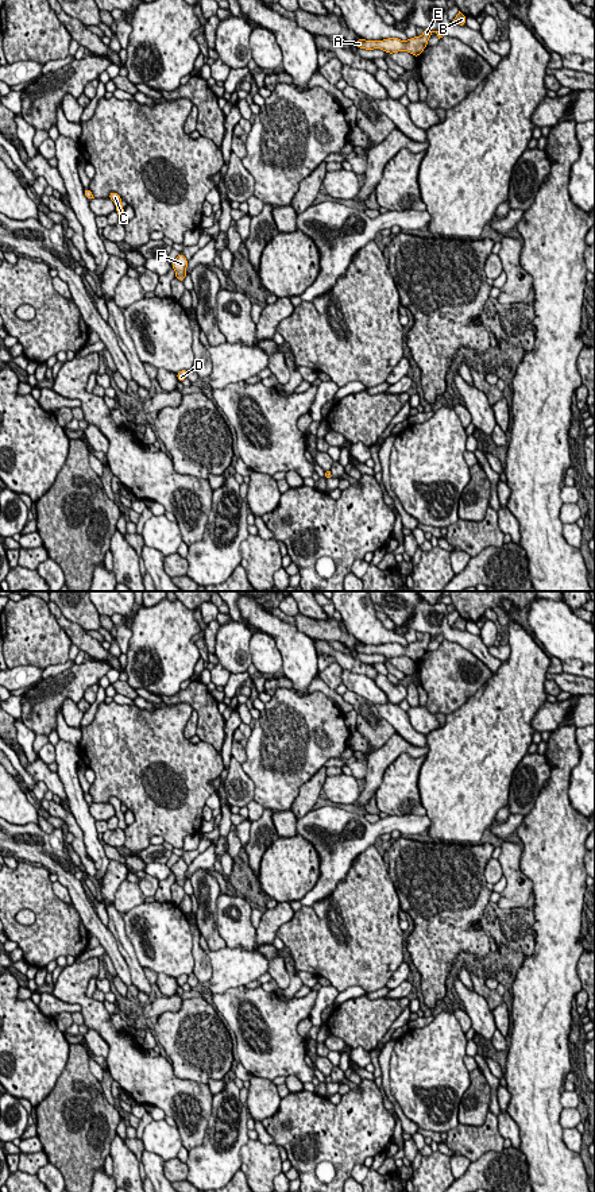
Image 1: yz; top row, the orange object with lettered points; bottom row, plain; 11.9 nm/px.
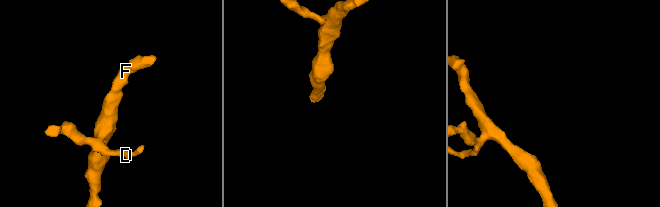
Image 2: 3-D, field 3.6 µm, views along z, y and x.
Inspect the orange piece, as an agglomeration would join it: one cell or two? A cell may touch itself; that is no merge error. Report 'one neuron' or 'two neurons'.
one neuron

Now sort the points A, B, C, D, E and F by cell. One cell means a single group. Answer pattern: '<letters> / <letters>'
A B C D E F

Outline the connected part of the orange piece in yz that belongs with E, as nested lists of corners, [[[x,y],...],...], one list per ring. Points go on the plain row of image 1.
[[[424,633],[424,639],[421,641],[417,640],[412,644],[407,644],[406,647],[403,647],[398,643],[389,643],[389,644],[376,645],[376,647],[375,645],[358,644],[355,651],[359,653],[366,653],[366,655],[380,653],[389,659],[398,657],[398,656],[409,656],[414,661],[420,661],[420,659],[428,651],[428,645],[429,645],[432,637],[434,637],[438,641],[438,644],[445,640],[440,634],[432,636],[429,633]]]

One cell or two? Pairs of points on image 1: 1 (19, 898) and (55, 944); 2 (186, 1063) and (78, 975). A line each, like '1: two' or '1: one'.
1: one
2: two

